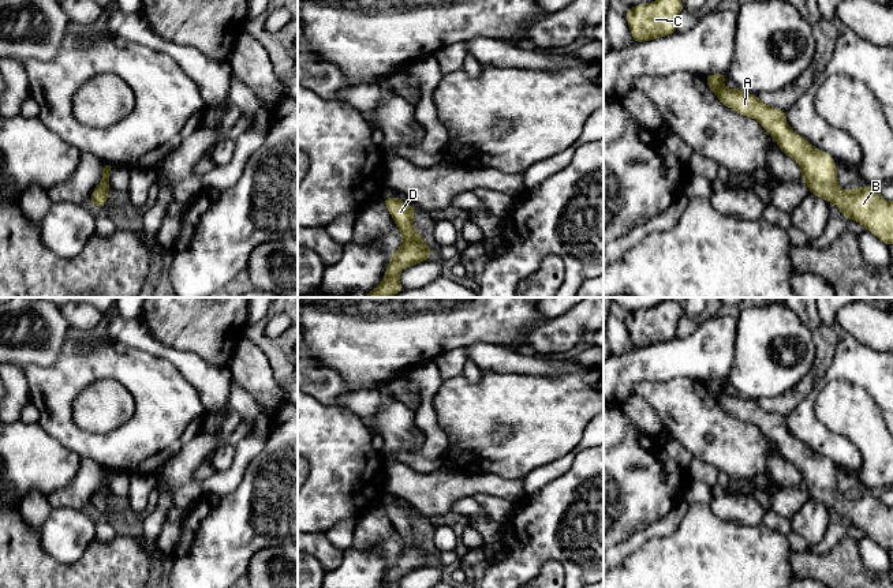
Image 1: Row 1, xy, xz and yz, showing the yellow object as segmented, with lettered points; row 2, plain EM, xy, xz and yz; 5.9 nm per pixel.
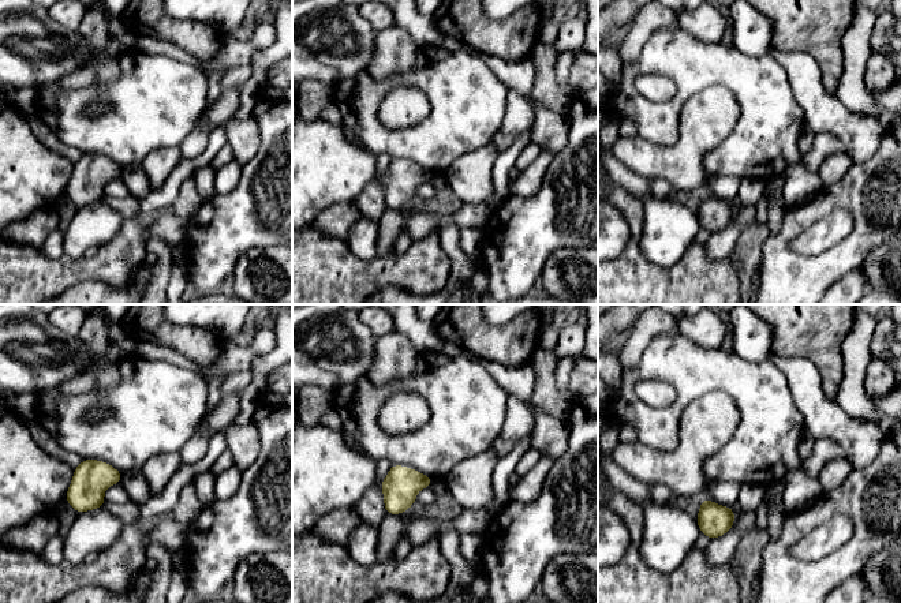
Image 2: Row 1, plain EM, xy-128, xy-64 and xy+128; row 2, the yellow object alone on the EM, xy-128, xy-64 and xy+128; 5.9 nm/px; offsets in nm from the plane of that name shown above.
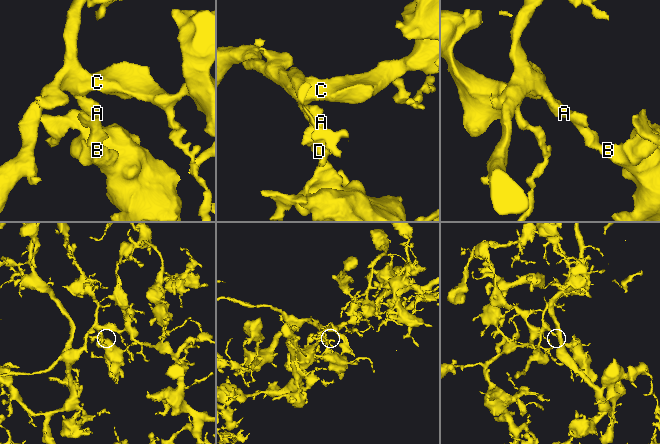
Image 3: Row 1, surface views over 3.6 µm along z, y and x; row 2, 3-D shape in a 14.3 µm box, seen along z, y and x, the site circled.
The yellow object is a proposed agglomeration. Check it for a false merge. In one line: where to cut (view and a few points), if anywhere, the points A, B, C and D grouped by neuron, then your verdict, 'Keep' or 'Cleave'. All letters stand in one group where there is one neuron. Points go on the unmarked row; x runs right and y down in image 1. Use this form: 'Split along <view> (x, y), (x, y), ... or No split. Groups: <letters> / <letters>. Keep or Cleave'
No split. Groups: A B C D. Keep

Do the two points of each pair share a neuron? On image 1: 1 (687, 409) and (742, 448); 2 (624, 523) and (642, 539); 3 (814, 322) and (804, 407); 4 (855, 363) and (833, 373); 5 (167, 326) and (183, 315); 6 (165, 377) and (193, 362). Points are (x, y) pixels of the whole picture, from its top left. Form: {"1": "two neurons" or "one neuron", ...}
{"1": "one neuron", "2": "two neurons", "3": "two neurons", "4": "one neuron", "5": "one neuron", "6": "two neurons"}

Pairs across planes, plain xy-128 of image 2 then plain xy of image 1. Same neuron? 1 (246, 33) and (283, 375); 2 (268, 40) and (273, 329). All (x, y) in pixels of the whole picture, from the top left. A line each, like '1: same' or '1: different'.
1: same
2: same

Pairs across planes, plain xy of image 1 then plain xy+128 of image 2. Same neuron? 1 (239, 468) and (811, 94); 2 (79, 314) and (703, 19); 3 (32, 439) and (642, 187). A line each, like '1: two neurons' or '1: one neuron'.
1: one neuron
2: one neuron
3: two neurons

